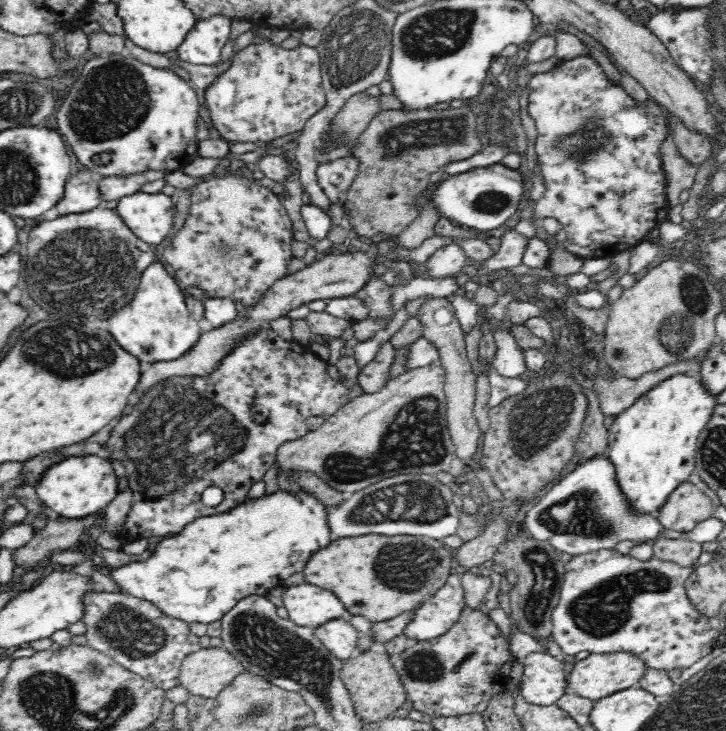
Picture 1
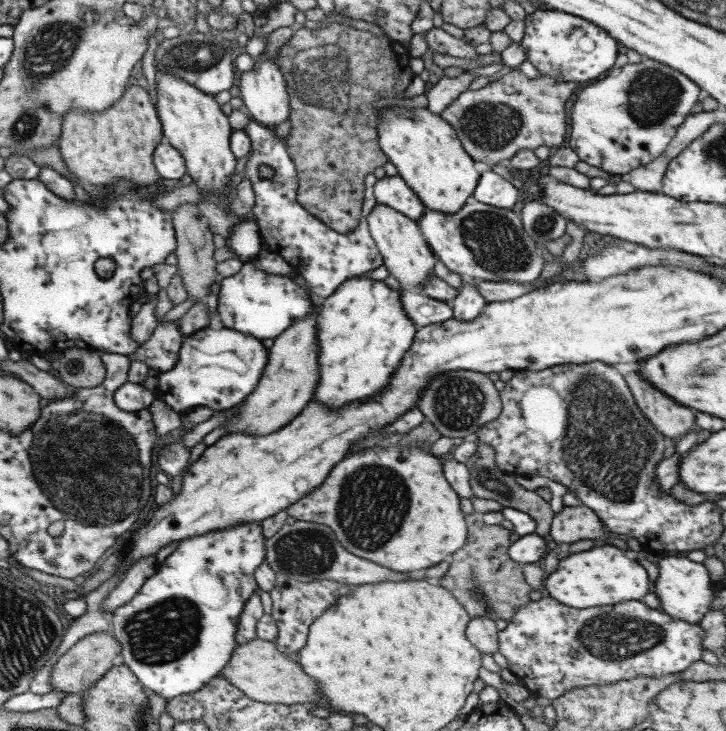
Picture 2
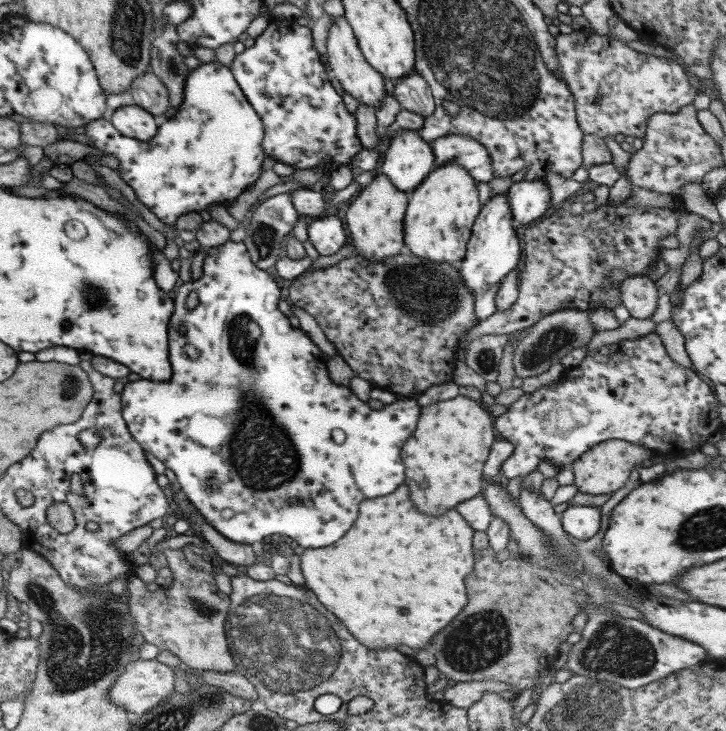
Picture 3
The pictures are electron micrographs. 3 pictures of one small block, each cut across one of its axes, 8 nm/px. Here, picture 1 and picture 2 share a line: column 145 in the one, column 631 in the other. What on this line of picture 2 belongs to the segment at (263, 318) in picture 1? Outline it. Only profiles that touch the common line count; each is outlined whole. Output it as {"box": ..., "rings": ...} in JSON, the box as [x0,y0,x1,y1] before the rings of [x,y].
{"box":[624,370,694,438],"rings":[[[635,370],[626,374],[624,378],[642,414],[654,424],[654,428],[662,436],[682,438],[694,426],[694,412],[690,408],[674,404],[674,400],[652,388],[640,376],[642,374]]]}

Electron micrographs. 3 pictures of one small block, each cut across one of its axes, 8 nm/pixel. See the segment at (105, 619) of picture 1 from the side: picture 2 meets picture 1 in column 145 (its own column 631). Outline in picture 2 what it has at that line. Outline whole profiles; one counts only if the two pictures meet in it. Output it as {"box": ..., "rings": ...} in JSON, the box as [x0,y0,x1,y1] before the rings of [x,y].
{"box":[498,595,706,700],"rings":[[[544,595],[538,601],[528,601],[528,603],[518,607],[518,611],[514,613],[514,618],[507,622],[508,625],[498,631],[498,638],[500,647],[498,651],[502,656],[506,657],[509,664],[510,672],[513,672],[517,678],[517,682],[525,686],[532,694],[539,697],[549,698],[550,700],[557,699],[566,691],[570,691],[578,687],[589,687],[592,685],[606,685],[614,683],[619,680],[628,680],[640,675],[652,675],[652,677],[660,677],[672,673],[680,673],[686,670],[690,664],[702,659],[702,651],[706,648],[702,646],[702,637],[704,637],[704,630],[700,628],[700,624],[690,624],[684,620],[676,620],[668,616],[668,614],[650,608],[643,600],[634,600],[634,602],[626,602],[626,604],[610,604],[601,607],[590,608],[574,608],[558,604],[555,598],[550,598],[550,595]]]}

